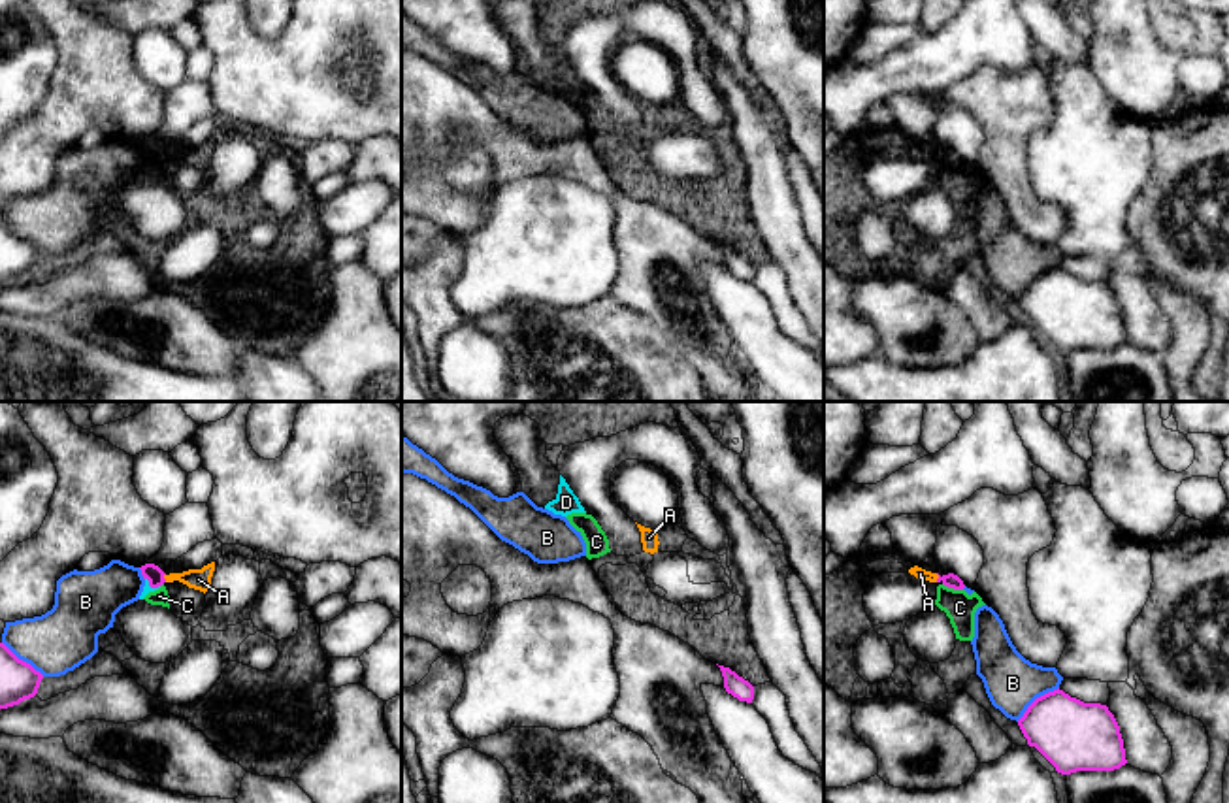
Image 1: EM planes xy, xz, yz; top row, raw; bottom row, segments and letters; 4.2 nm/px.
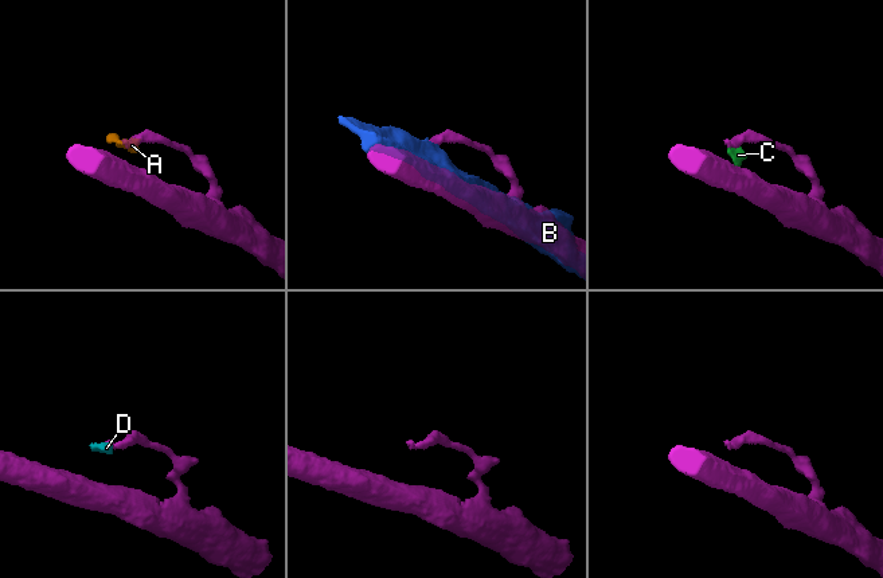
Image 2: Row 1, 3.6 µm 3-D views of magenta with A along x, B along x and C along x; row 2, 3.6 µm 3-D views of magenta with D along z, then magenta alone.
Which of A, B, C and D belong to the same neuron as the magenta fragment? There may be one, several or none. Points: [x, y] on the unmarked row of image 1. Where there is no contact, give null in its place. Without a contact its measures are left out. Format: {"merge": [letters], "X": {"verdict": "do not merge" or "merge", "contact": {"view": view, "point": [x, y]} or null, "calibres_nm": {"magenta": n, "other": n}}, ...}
{"merge": [], "A": {"verdict": "do not merge", "contact": {"view": "yz", "point": [939, 155]}, "calibres_nm": {"magenta": 60, "other": 50}}, "B": {"verdict": "do not merge", "contact": {"view": "yz", "point": [1035, 278]}, "calibres_nm": {"magenta": 300, "other": 240}}, "C": {"verdict": "do not merge", "contact": {"view": "yz", "point": [952, 164]}, "calibres_nm": {"magenta": 60, "other": 140}}, "D": {"verdict": "do not merge", "contact": {"view": "xy", "point": [151, 164]}, "calibres_nm": {"magenta": 80, "other": 40}}}

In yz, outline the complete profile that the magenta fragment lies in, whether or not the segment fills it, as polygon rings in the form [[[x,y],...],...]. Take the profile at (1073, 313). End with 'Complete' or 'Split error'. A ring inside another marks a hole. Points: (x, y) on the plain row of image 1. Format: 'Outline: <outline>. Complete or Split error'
Outline: [[[1063,268],[1037,275],[1018,303],[1061,352],[1114,349],[1127,341],[1123,317],[1106,283],[1084,281]]]. Complete

